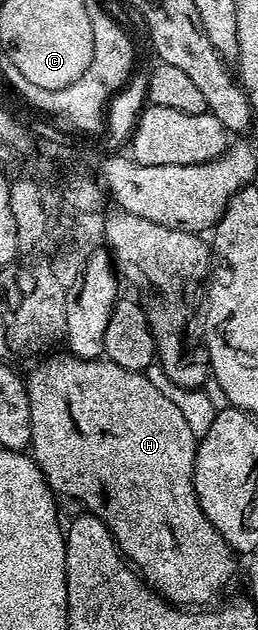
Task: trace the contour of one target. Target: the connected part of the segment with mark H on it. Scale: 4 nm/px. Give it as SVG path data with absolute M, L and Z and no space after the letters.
M62 352L62 354L50 353L42 357L37 367L30 372L29 378L25 382L25 394L29 398L29 427L31 436L29 446L31 447L31 457L43 472L45 482L54 495L65 498L74 498L88 513L93 514L109 530L109 535L121 549L122 555L135 567L138 575L152 589L156 590L166 602L178 608L205 608L209 602L233 577L237 574L238 555L219 536L215 524L207 520L203 508L199 508L199 500L195 496L195 484L193 483L193 468L195 466L195 456L197 455L197 443L199 441L191 432L191 424L183 420L183 412L171 404L171 400L165 395L164 389L156 386L148 377L148 373L139 370L128 370L119 368L119 364L99 358L76 358L73 354Z

